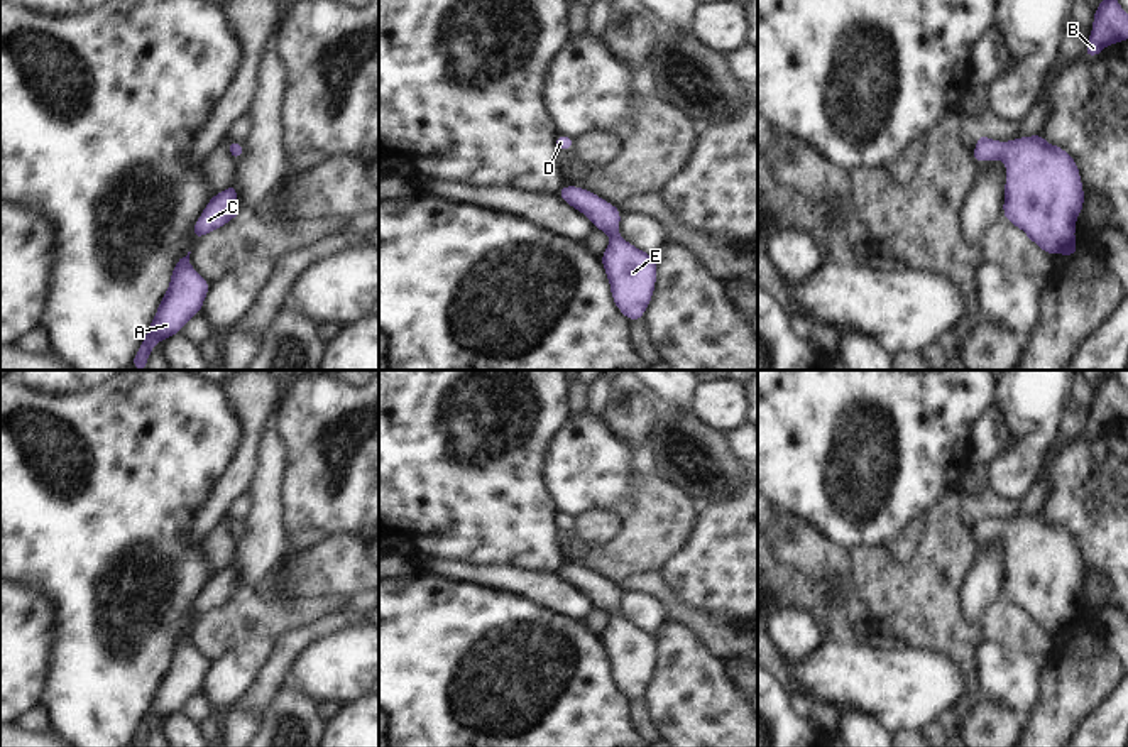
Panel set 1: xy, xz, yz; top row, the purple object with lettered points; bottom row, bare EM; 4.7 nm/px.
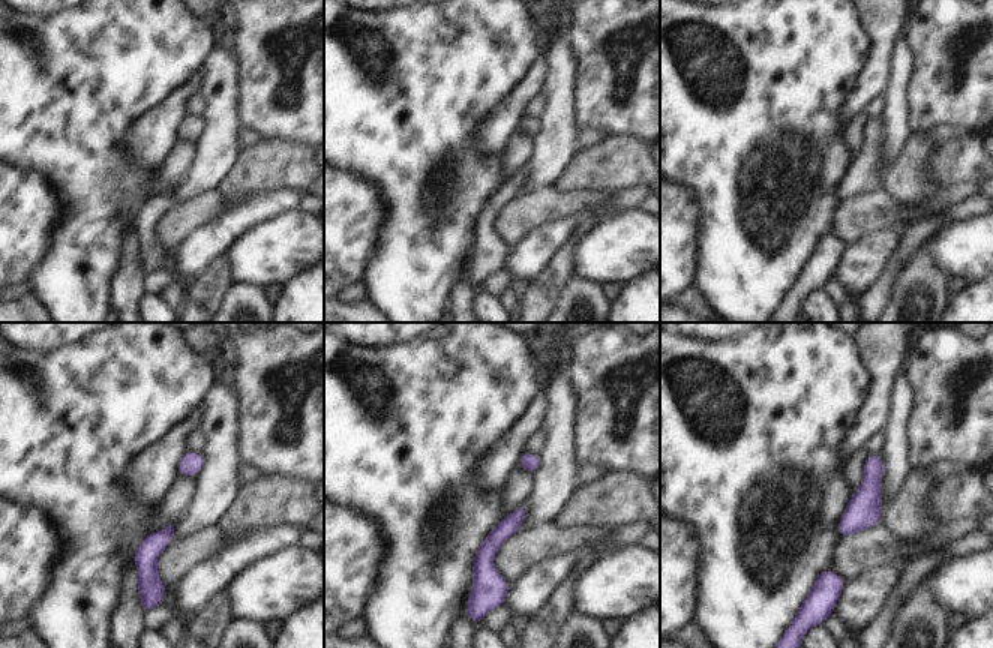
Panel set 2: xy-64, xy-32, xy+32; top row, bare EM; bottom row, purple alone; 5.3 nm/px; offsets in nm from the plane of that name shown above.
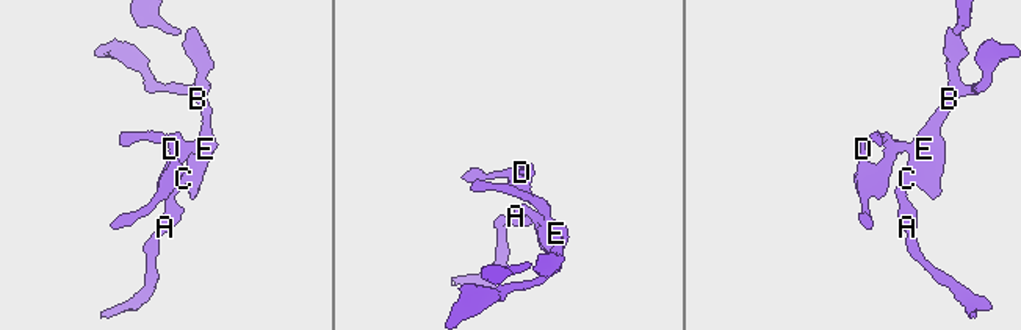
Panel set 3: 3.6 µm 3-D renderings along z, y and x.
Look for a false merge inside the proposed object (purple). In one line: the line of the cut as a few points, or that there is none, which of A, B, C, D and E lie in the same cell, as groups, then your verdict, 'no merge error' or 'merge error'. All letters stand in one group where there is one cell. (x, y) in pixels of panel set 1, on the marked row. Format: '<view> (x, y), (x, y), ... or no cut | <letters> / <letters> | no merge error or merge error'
no cut | A B C D E | no merge error

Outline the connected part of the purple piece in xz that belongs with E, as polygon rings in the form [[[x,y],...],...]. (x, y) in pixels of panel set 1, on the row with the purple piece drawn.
[[[567,186],[556,193],[560,199],[589,216],[595,230],[611,237],[600,262],[611,284],[611,296],[617,309],[636,321],[644,316],[656,284],[656,260],[619,237],[621,211],[589,189]]]

